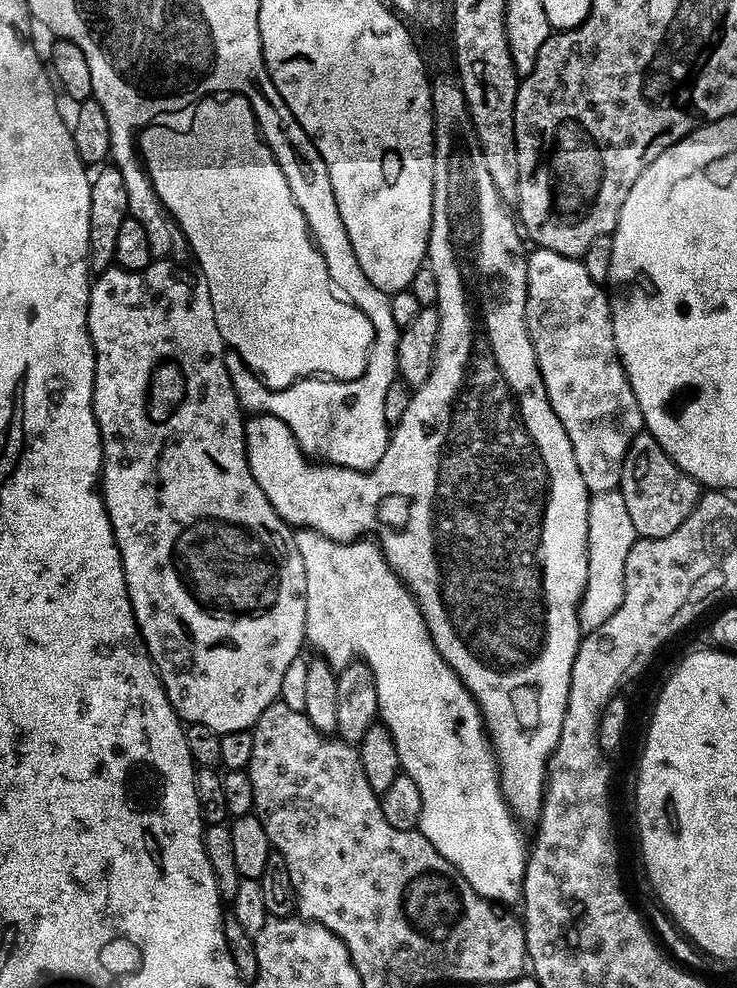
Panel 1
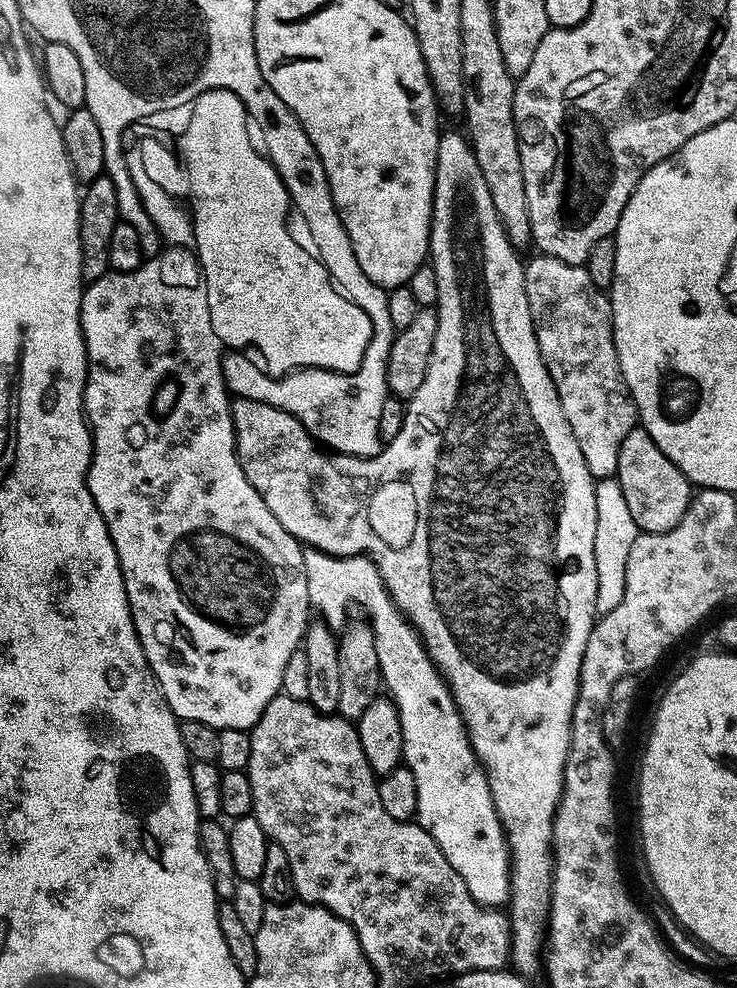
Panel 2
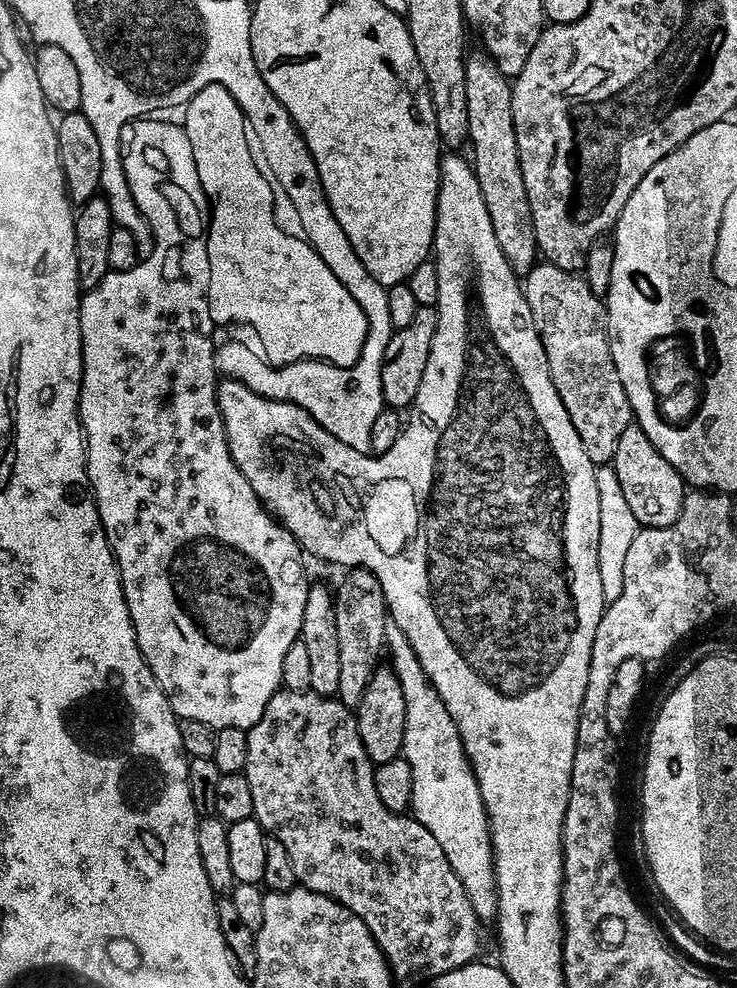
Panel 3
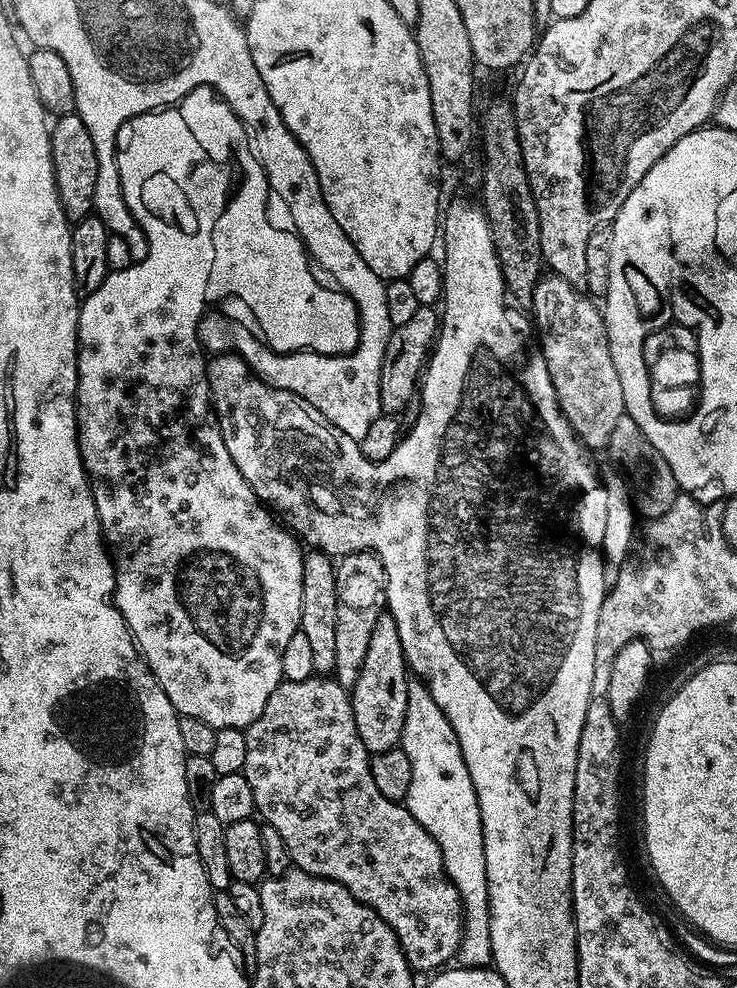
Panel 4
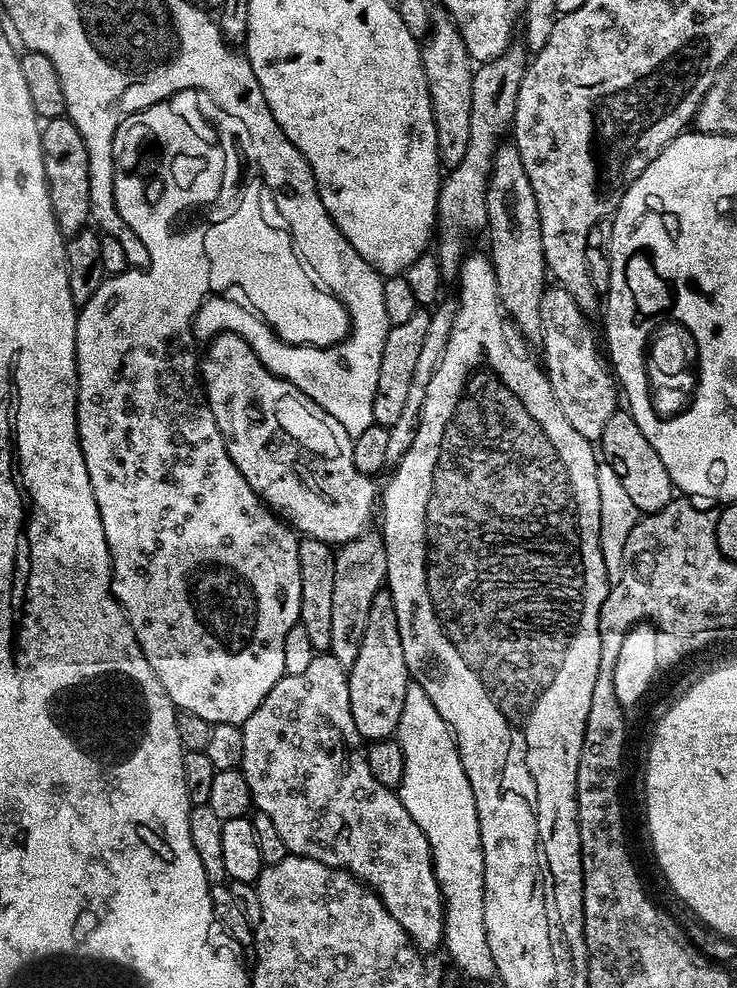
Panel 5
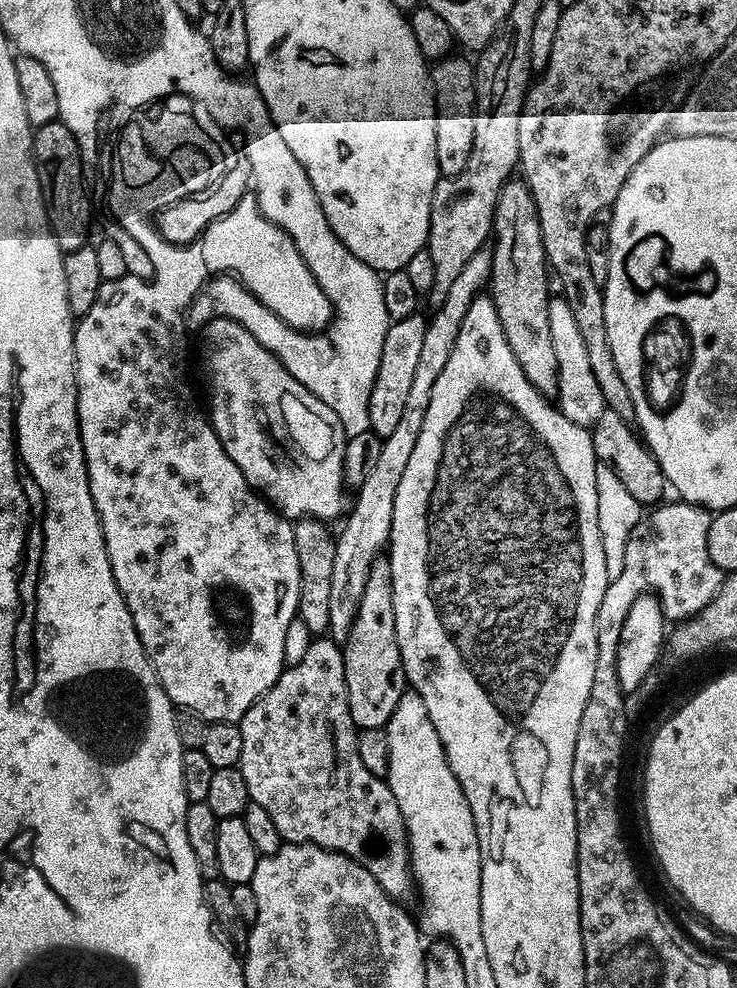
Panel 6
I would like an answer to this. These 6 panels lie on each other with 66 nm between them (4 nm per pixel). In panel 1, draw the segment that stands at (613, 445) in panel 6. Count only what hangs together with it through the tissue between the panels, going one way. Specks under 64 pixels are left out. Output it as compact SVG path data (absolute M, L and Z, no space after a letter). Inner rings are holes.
M646 430L637 434L634 442L630 442L630 450L626 450L618 490L622 494L622 502L626 502L626 514L630 514L630 522L634 522L634 530L640 538L666 538L666 534L674 534L674 530L678 530L678 526L682 526L682 522L686 522L688 515L695 510L702 495L701 485L695 478L687 476Z

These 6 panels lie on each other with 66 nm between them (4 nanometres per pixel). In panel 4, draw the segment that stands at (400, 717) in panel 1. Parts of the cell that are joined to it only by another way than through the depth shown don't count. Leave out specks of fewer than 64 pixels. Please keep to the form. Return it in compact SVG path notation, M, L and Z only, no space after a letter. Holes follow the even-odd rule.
M419 682L408 685L406 698L406 722L400 735L400 744L406 750L406 758L410 758L412 773L410 774L410 790L406 797L408 812L438 842L438 850L444 863L444 875L456 887L460 895L462 909L462 931L458 960L465 968L486 968L492 964L492 947L490 946L490 898L486 886L486 854L482 838L482 818L478 810L478 798L474 794L474 782L470 782L470 770L466 770L466 762L462 756L460 743L446 714L434 702L428 687Z

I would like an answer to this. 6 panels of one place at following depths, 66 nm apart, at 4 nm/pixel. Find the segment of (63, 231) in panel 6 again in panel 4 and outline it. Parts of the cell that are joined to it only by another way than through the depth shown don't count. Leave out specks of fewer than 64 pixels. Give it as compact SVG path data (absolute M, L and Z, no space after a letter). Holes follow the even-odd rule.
M75 112L55 117L51 121L50 158L54 166L54 182L60 205L69 221L85 220L93 215L96 202L96 183L98 182L98 154L94 154L94 142L90 138L90 130L86 130L86 122Z

